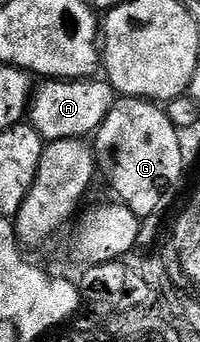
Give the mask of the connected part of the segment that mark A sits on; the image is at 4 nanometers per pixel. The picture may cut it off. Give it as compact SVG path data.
M103 78L81 80L48 79L40 90L34 93L29 105L29 123L42 134L44 141L73 138L82 140L96 135L106 120L106 115L114 108L117 93Z

